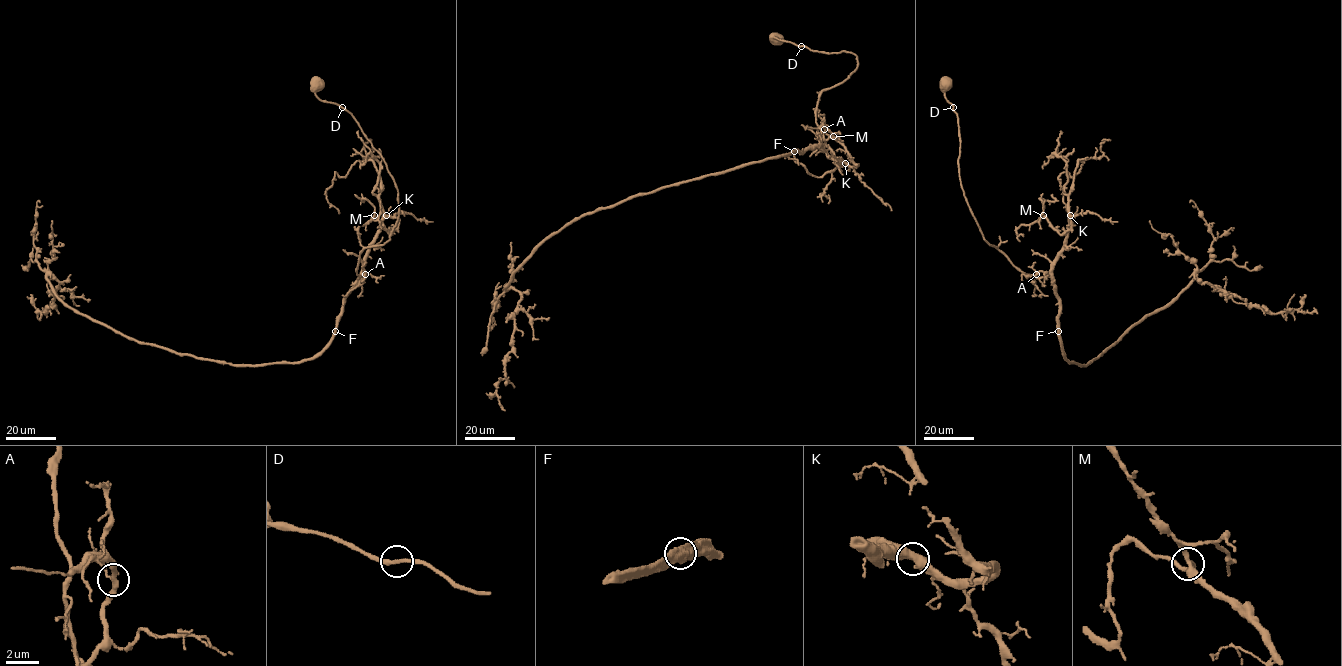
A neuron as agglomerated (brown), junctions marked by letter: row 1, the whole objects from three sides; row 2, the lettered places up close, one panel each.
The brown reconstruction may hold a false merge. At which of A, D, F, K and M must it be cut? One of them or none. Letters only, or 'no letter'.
no letter

